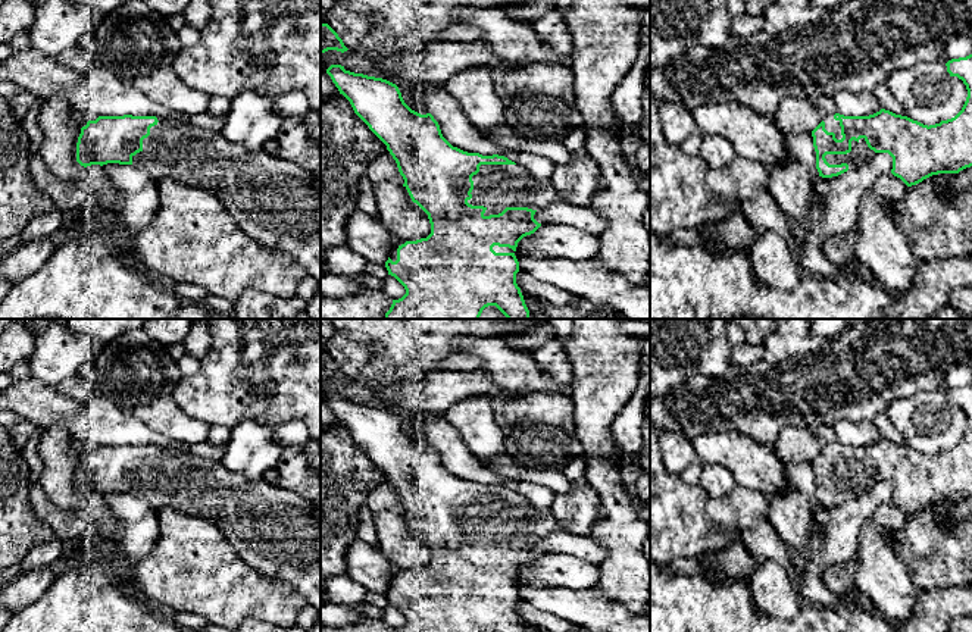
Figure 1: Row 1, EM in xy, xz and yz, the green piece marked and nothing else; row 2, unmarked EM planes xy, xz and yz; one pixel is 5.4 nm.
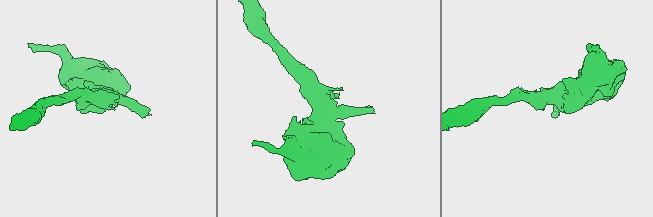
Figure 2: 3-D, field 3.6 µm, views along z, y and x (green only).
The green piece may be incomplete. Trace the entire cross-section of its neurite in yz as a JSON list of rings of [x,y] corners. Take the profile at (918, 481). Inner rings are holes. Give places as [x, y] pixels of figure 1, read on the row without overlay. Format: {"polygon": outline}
{"polygon": [[[972,384],[951,388],[946,392],[950,406],[963,410],[968,419],[962,439],[951,448],[935,454],[923,454],[907,445],[881,438],[869,445],[844,445],[840,442],[825,445],[812,460],[816,481],[816,498],[819,506],[838,506],[848,498],[869,492],[876,482],[888,482],[893,486],[891,503],[907,516],[938,503],[959,503],[972,495]]]}

